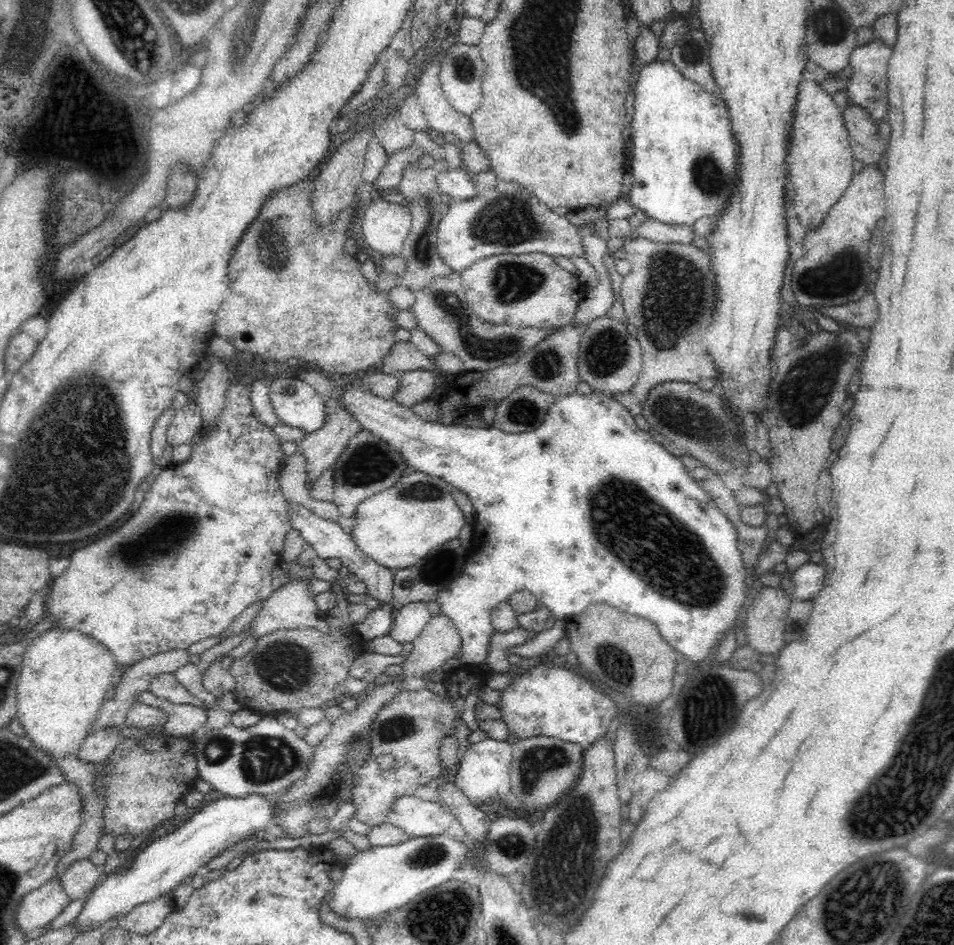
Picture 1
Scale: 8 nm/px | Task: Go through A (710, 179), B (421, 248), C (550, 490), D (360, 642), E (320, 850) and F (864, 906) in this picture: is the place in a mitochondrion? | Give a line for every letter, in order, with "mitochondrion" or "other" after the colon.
A: mitochondrion
B: mitochondrion
C: other
D: other
E: other
F: mitochondrion

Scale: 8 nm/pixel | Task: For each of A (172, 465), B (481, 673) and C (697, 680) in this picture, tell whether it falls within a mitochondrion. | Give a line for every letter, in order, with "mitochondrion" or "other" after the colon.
A: other
B: other
C: other

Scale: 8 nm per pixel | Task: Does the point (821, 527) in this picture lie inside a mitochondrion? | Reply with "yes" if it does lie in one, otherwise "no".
no

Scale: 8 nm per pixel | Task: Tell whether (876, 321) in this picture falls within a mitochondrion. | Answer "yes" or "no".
no

